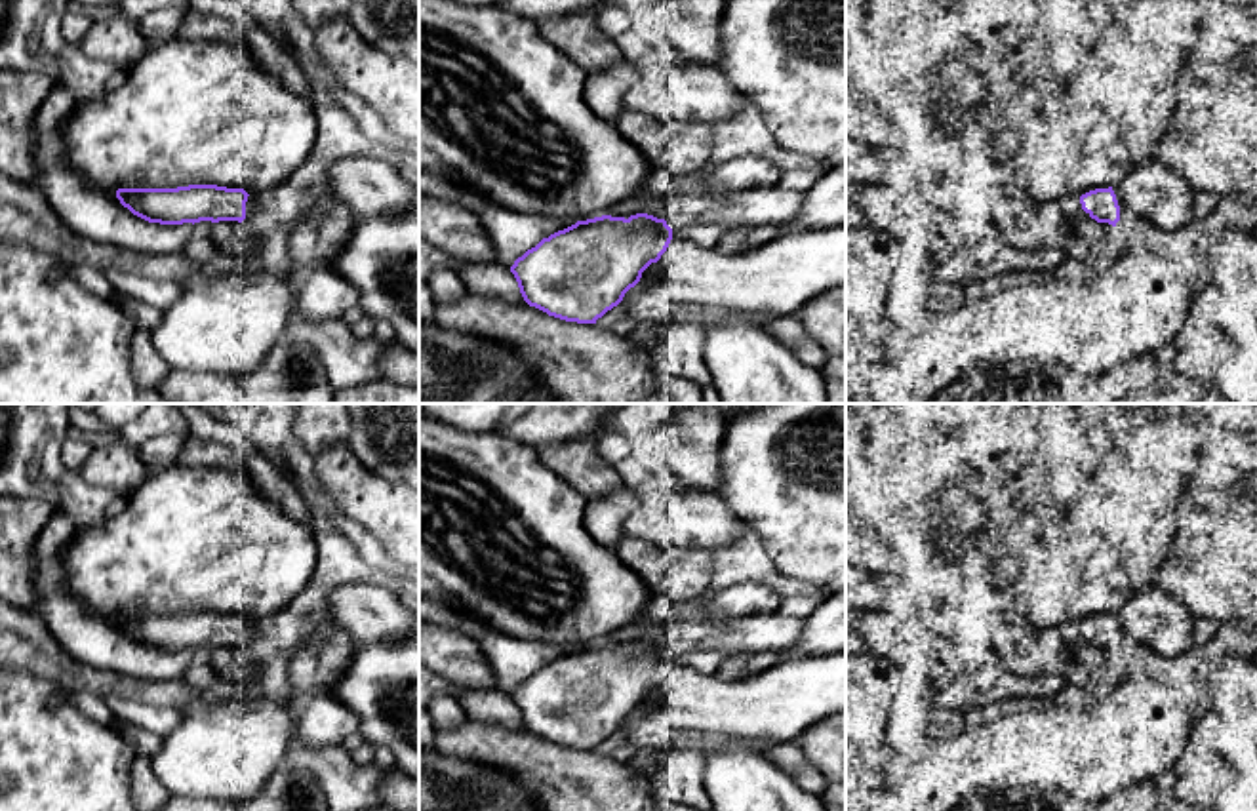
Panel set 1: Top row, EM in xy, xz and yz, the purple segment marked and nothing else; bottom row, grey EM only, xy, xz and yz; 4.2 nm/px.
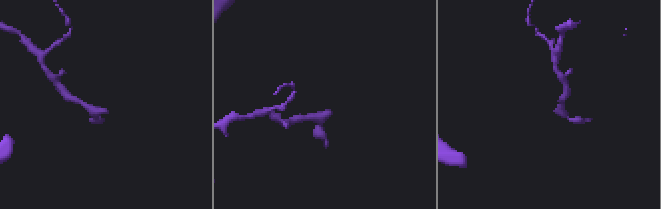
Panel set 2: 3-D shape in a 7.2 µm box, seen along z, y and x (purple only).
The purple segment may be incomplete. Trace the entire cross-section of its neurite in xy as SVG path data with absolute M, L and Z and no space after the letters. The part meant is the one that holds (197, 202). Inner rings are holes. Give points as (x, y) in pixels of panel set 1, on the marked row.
M189 185L177 188L118 188L116 198L133 215L160 225L238 221L255 213L255 196L244 188Z

